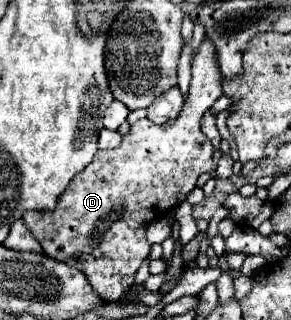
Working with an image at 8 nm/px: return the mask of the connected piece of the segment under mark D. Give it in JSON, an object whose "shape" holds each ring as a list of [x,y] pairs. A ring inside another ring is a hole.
{"shape":[[[202,40],[192,62],[192,80],[188,100],[180,114],[170,120],[170,124],[154,124],[150,120],[138,120],[132,124],[130,132],[122,138],[118,148],[98,150],[94,160],[70,182],[70,186],[58,198],[58,206],[50,212],[24,212],[22,222],[30,228],[36,240],[40,240],[44,254],[64,260],[70,266],[80,268],[92,288],[104,298],[116,302],[128,286],[132,286],[134,276],[142,260],[150,254],[150,242],[146,240],[146,228],[156,218],[168,214],[176,204],[186,200],[186,194],[196,186],[200,174],[212,170],[214,146],[210,138],[200,130],[200,120],[204,112],[222,96],[222,72],[218,72],[218,60],[214,60],[214,44]]]}

